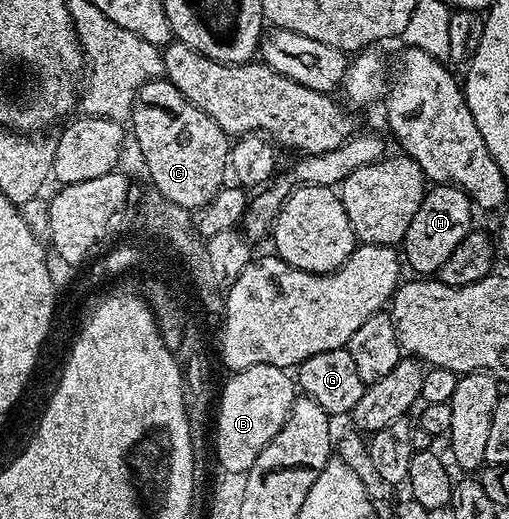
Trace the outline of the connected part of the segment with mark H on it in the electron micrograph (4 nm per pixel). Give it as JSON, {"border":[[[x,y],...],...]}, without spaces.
{"border":[[[431,186],[422,198],[420,209],[416,209],[416,217],[412,217],[412,225],[408,225],[408,233],[400,244],[405,266],[407,263],[418,277],[430,277],[438,272],[440,265],[444,265],[444,261],[456,253],[456,245],[460,245],[460,241],[464,241],[464,237],[470,234],[470,211],[472,212],[470,198],[458,187]]]}

